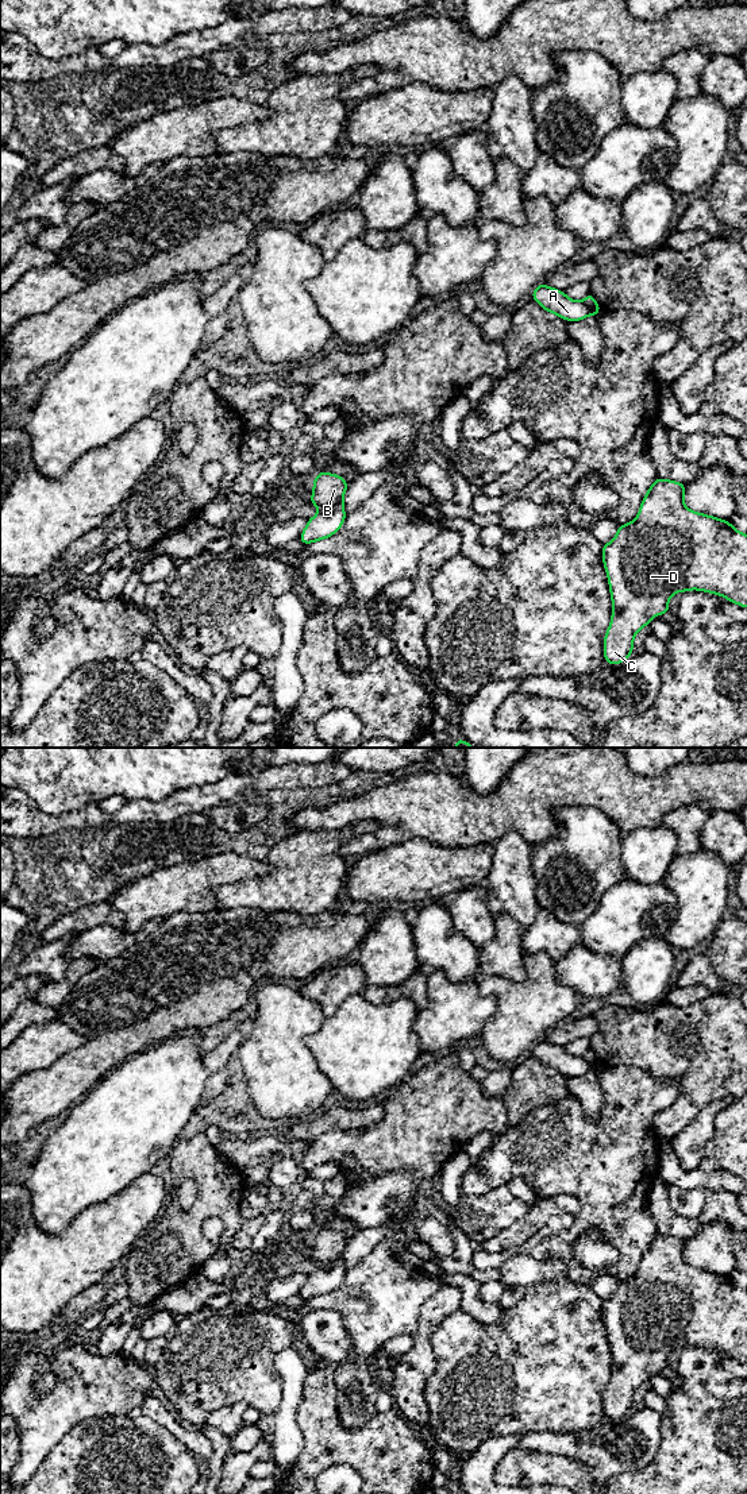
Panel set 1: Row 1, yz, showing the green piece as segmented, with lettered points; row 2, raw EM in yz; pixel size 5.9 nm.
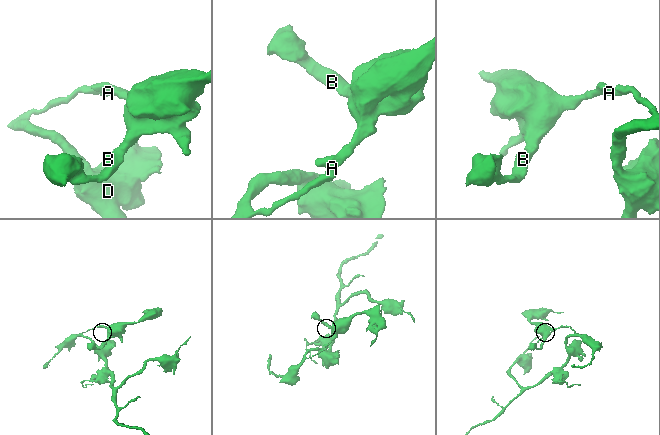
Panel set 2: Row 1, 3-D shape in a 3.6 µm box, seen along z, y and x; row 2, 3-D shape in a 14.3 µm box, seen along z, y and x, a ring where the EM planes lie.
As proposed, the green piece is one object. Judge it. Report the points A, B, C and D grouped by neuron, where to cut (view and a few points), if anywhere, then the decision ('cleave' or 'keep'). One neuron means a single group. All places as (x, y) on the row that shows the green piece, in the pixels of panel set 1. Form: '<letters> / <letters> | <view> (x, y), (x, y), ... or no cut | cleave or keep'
A B / C D | yz (582, 301), (588, 305), (596, 304) | cleave

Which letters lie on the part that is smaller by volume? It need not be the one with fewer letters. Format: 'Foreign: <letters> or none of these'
Foreign: A, B

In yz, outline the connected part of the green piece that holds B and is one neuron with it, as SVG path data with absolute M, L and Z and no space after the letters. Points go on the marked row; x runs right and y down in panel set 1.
M319 471L312 485L313 491L309 502L320 511L307 521L307 526L299 537L304 547L335 534L343 526L346 518L343 497L349 483L343 476Z

